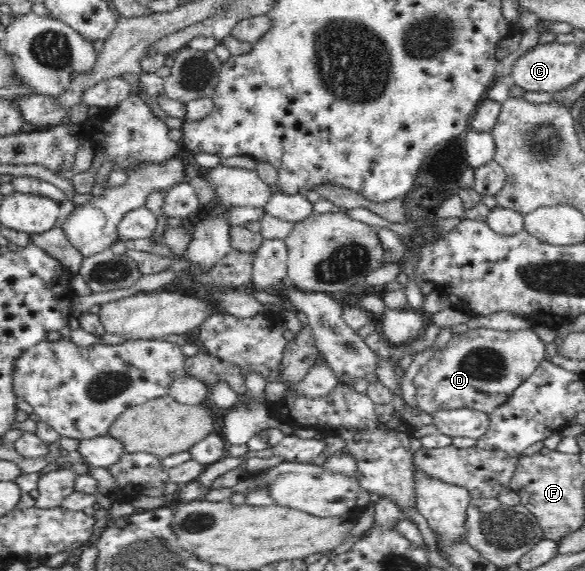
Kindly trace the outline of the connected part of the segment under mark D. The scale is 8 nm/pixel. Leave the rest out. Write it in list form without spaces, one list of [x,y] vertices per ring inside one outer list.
[[[469,328],[467,332],[454,334],[448,346],[436,352],[413,378],[419,408],[431,415],[441,410],[454,409],[472,409],[490,414],[497,406],[504,404],[514,390],[530,378],[540,363],[547,358],[545,344],[533,328],[526,330]]]

